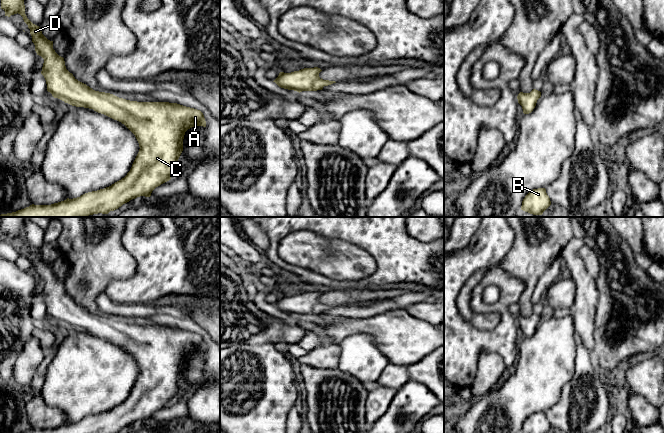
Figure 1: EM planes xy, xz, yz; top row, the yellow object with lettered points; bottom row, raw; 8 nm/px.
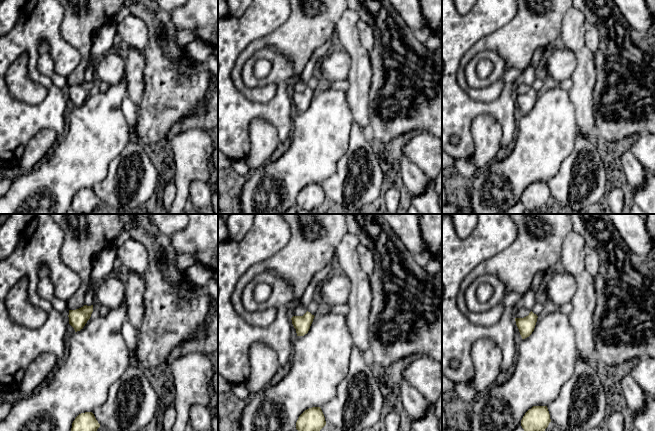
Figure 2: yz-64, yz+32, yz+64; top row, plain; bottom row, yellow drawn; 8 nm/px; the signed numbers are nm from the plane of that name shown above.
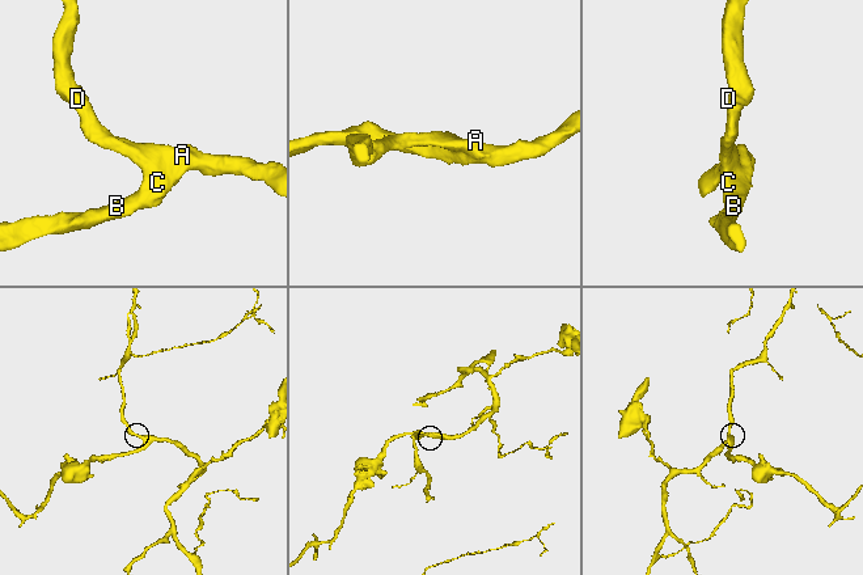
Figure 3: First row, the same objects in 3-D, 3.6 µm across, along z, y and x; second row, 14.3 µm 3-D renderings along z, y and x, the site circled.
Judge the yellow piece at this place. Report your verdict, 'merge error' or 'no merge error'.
no merge error

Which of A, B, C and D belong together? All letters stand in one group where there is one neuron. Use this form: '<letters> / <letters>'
A B C D

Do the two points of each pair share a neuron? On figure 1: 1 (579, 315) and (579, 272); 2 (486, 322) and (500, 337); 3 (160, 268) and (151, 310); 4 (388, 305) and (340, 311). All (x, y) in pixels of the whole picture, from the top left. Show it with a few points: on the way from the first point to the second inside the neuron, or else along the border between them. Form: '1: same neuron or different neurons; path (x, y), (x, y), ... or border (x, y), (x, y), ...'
1: same neuron; path (582, 304), (582, 283)
2: different neurons; border (500, 315), (491, 329), (470, 324)
3: different neurons; border (152, 302), (132, 303), (129, 305)
4: same neuron; path (376, 309), (369, 312), (352, 312)

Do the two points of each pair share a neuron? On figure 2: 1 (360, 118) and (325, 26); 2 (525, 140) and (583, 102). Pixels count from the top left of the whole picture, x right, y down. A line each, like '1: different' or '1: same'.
1: different
2: different

